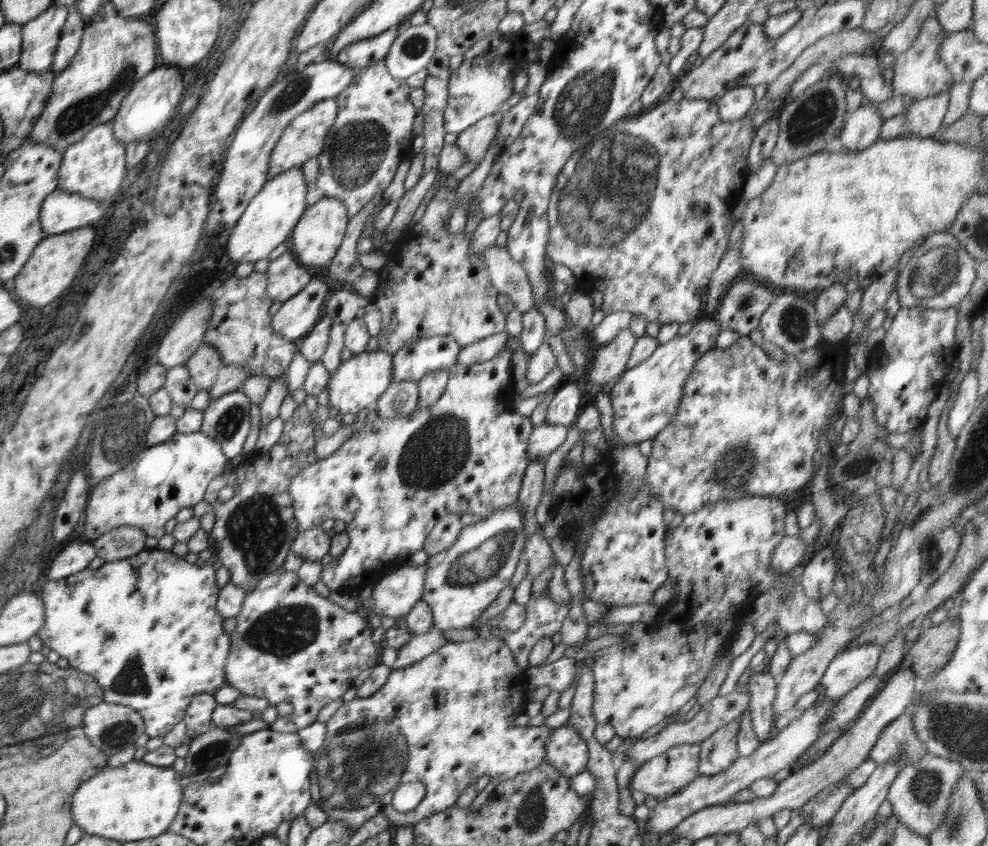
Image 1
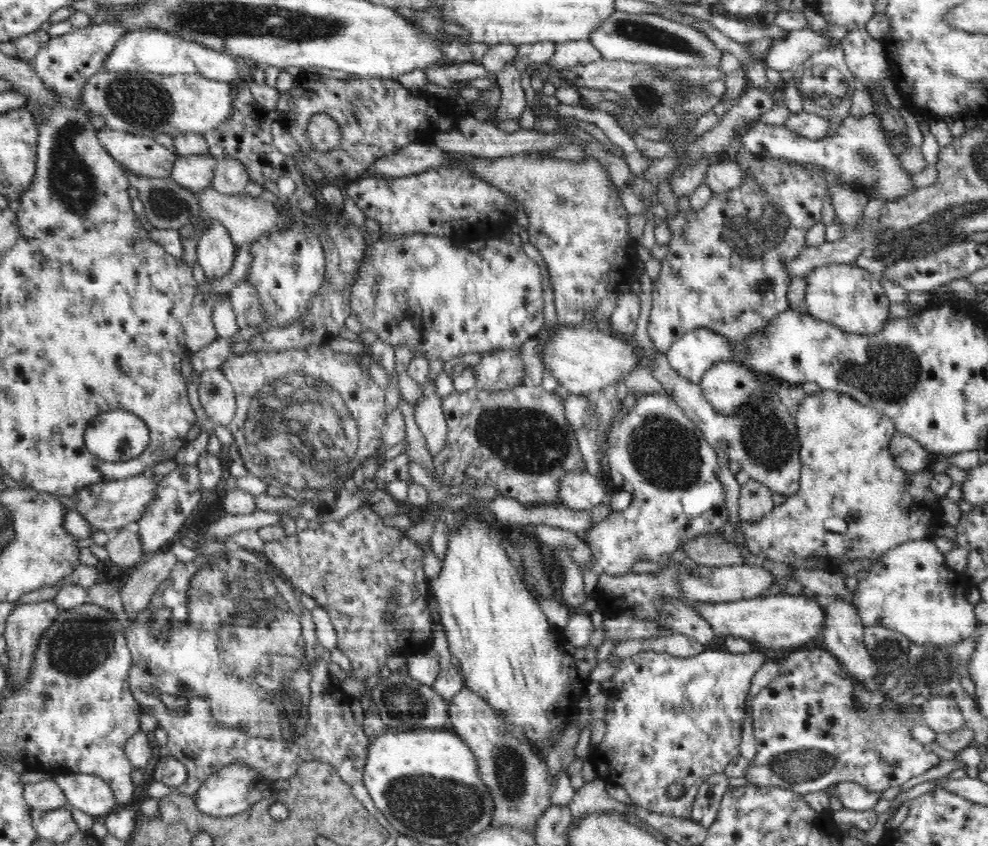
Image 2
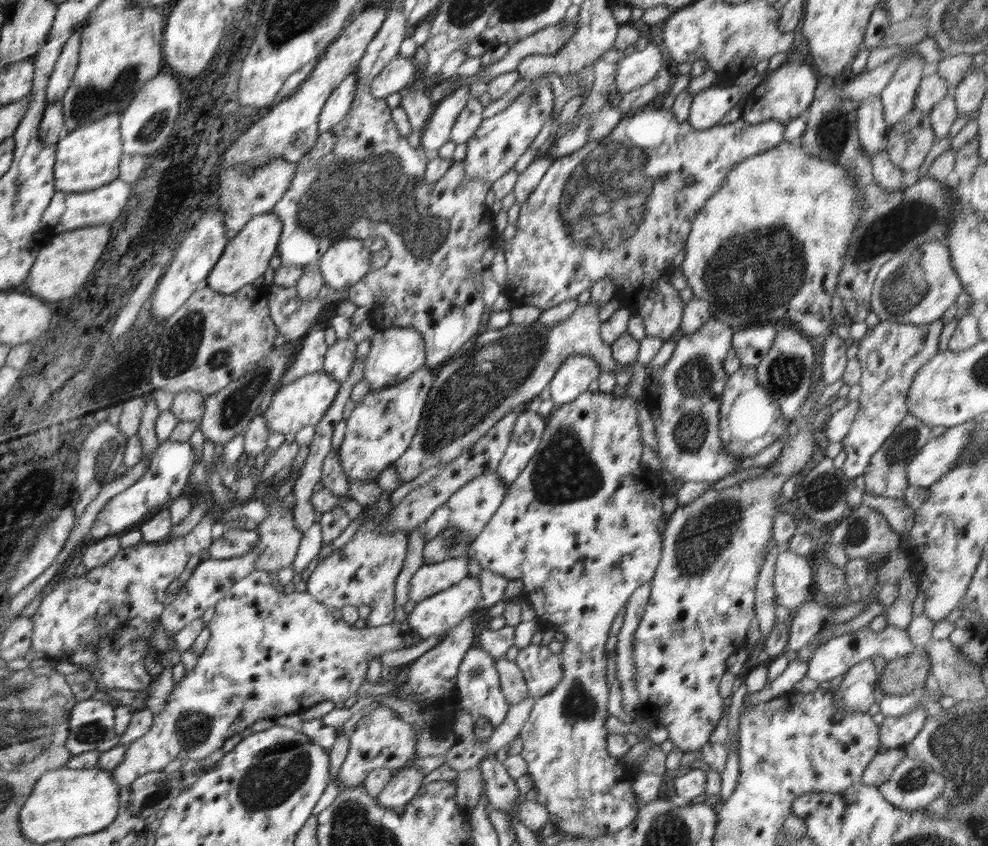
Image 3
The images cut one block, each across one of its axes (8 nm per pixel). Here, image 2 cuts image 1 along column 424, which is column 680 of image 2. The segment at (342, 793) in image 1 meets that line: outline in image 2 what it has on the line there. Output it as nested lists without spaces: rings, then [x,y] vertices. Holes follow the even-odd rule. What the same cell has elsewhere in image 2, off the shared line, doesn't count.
[[[753,648],[747,653],[706,649],[690,658],[677,658],[654,650],[637,653],[622,660],[618,672],[611,679],[614,688],[606,692],[607,711],[602,719],[605,734],[600,744],[589,752],[587,759],[598,779],[622,786],[638,807],[653,814],[690,819],[694,797],[701,784],[712,775],[724,773],[732,758],[740,755],[744,722],[730,720],[744,720],[742,704],[749,704],[750,682],[767,662],[766,654]],[[734,708],[740,712],[740,716],[732,714]],[[672,784],[679,784],[683,788],[679,797],[668,795],[668,788]]]

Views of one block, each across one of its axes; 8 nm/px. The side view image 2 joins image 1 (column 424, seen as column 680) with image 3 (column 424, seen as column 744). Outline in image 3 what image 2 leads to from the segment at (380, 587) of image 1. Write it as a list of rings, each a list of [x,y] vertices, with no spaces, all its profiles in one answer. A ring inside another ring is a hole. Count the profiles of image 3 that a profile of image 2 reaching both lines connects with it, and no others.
[[[467,557],[423,565],[408,583],[408,600],[420,603],[446,588],[454,587],[468,576]]]

